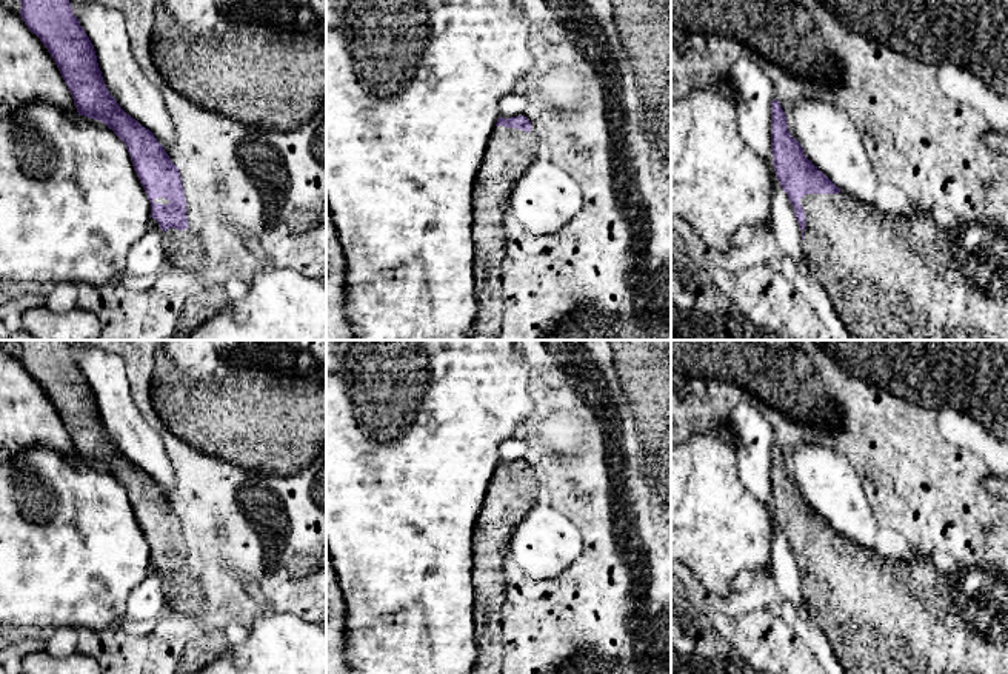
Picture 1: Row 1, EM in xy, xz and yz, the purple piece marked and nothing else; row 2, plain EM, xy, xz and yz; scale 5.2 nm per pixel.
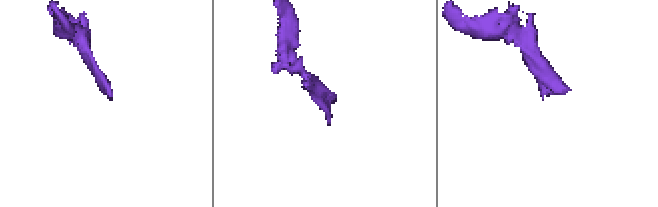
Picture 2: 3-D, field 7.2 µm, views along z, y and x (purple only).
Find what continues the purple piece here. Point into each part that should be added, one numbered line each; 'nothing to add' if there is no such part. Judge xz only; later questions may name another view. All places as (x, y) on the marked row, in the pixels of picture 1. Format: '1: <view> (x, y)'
1: xz (510, 153)

